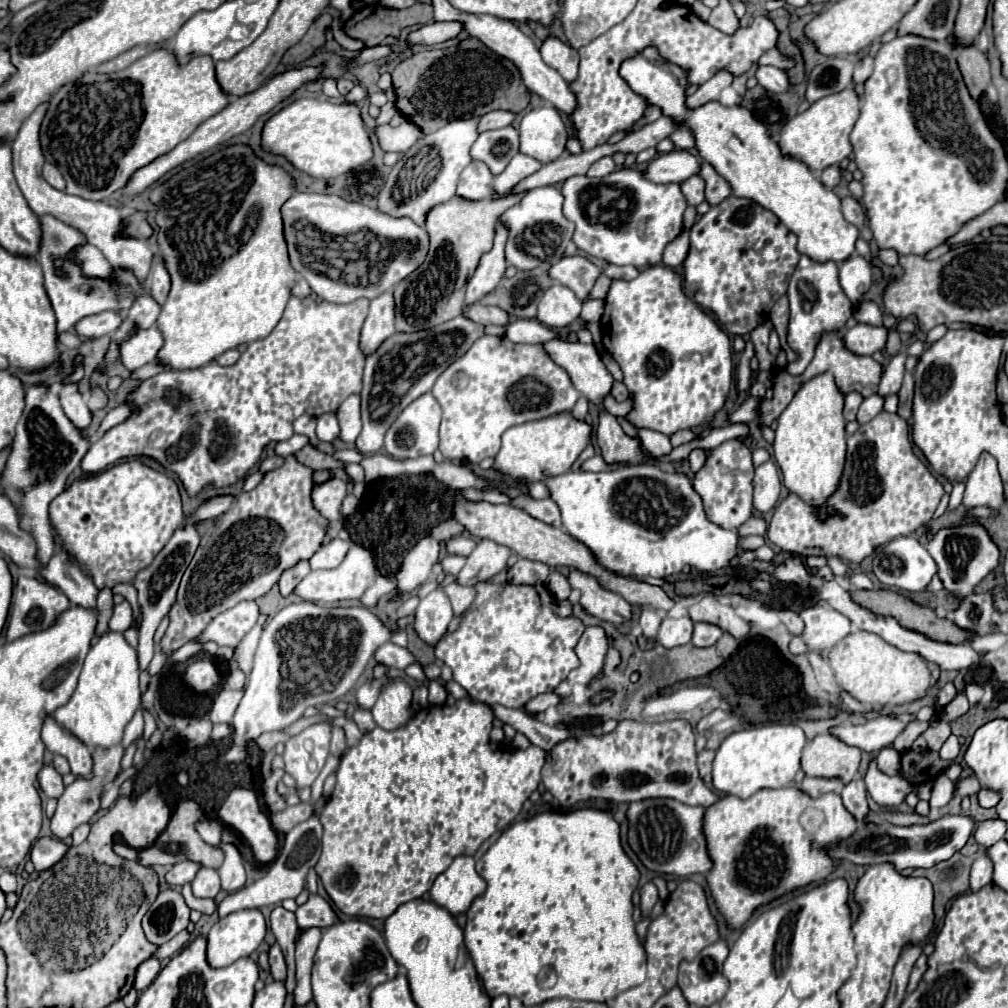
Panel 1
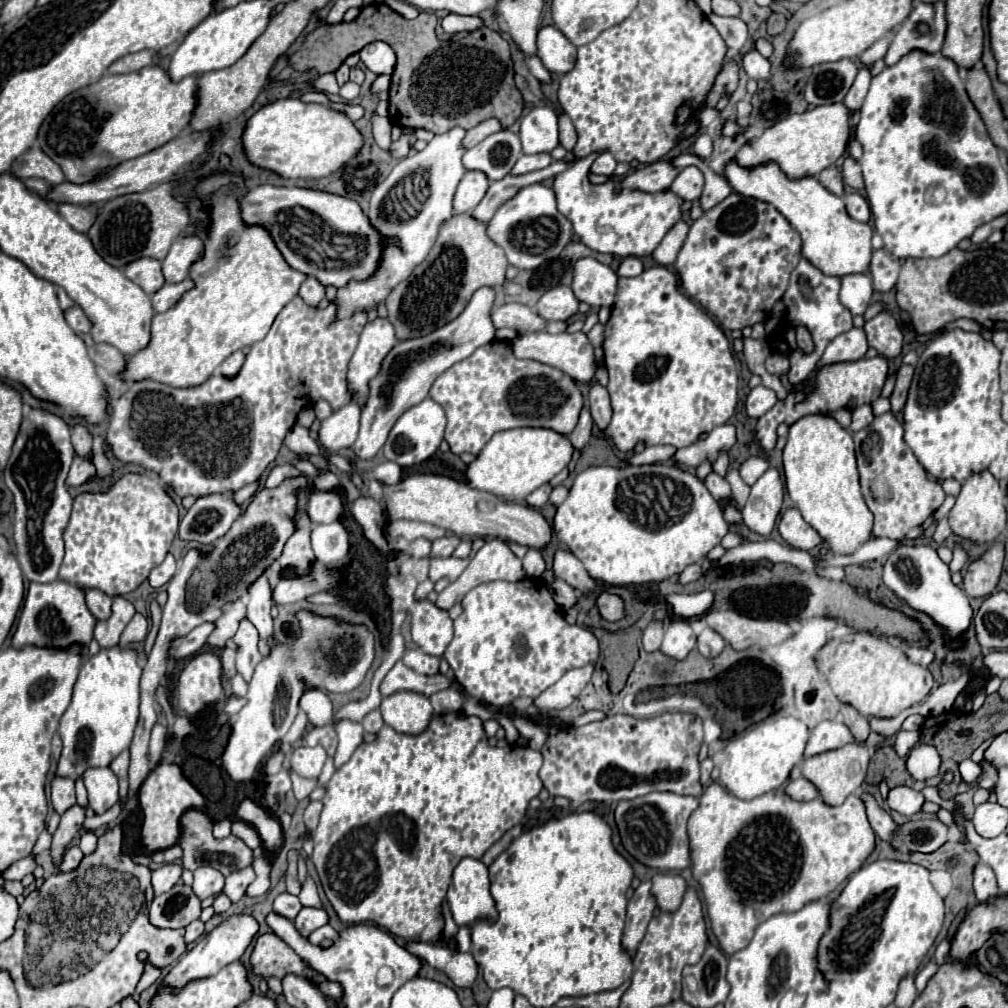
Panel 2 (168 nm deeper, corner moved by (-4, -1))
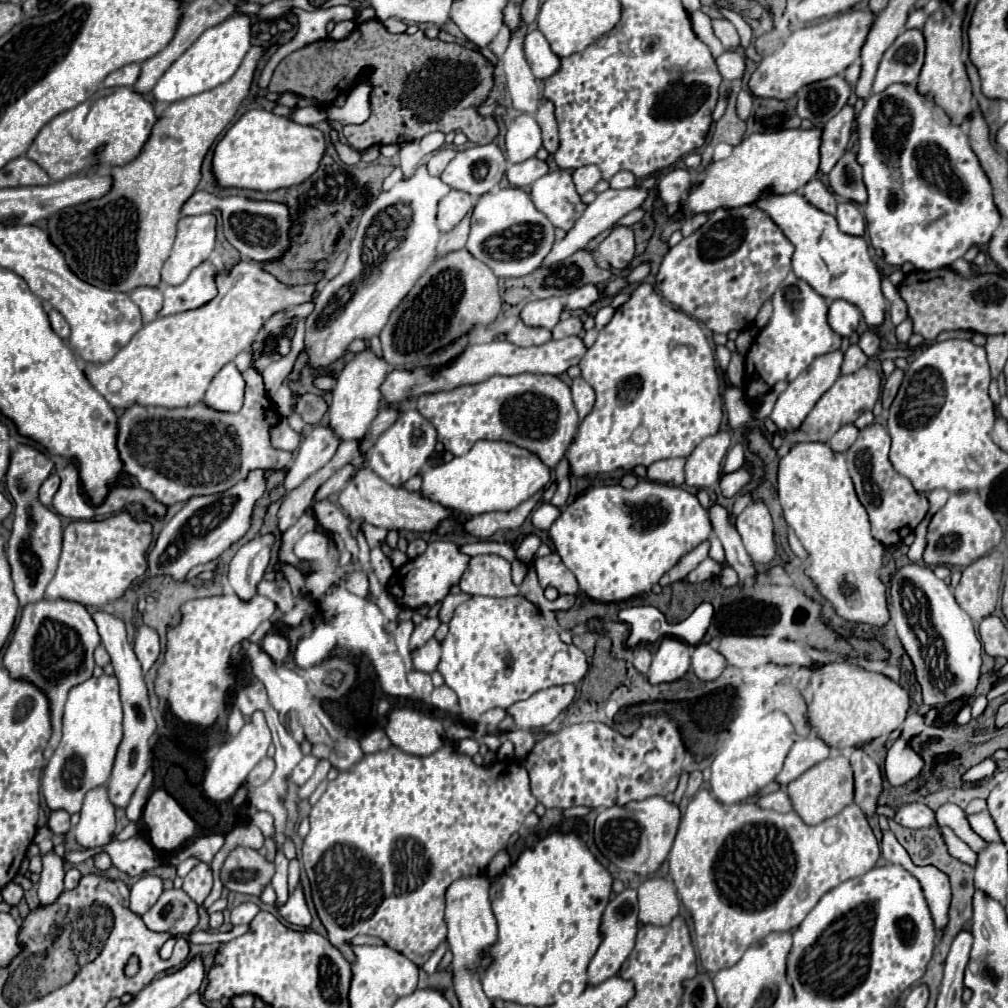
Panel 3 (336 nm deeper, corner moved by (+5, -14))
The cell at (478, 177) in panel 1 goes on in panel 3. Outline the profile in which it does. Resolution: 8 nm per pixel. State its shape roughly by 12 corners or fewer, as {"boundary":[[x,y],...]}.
{"boundary":[[451,190],[439,202],[437,224],[449,232],[473,208],[469,194]]}

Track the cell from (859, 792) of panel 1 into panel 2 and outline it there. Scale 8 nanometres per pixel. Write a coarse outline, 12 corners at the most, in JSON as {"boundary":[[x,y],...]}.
{"boundary":[[870,793],[862,795],[872,829],[884,841],[898,825]]}

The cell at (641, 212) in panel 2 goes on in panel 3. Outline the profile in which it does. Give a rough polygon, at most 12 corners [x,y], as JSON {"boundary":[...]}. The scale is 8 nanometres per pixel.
{"boundary":[[569,170],[531,186],[531,200],[555,228],[569,232],[585,202]]}

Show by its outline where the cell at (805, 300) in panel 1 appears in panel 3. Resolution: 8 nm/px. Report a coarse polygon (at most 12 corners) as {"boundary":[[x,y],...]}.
{"boundary":[[793,272],[747,352],[761,398],[841,346],[829,302]]}

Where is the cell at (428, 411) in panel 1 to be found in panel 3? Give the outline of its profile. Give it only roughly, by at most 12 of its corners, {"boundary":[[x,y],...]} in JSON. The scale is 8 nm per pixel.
{"boundary":[[407,410],[369,450],[369,468],[403,486],[433,454],[435,428]]}

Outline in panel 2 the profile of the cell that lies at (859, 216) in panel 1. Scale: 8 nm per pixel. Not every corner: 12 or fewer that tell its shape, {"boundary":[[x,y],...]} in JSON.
{"boundary":[[844,195],[852,219],[870,221],[870,205],[864,195]]}

